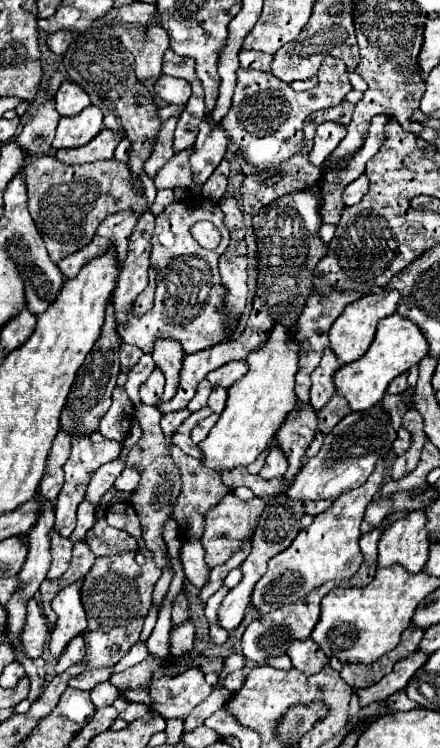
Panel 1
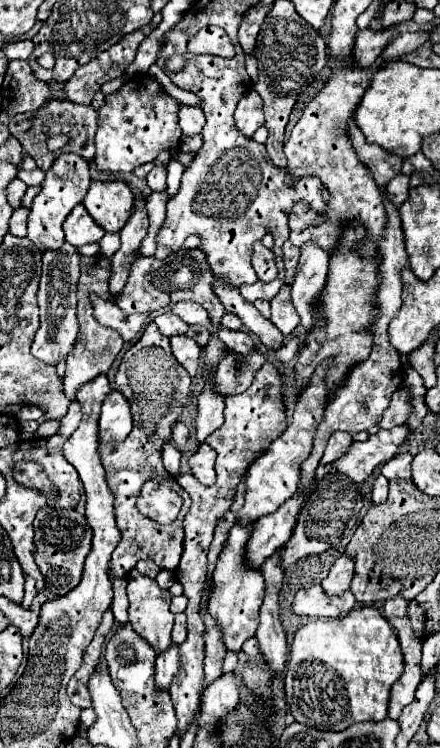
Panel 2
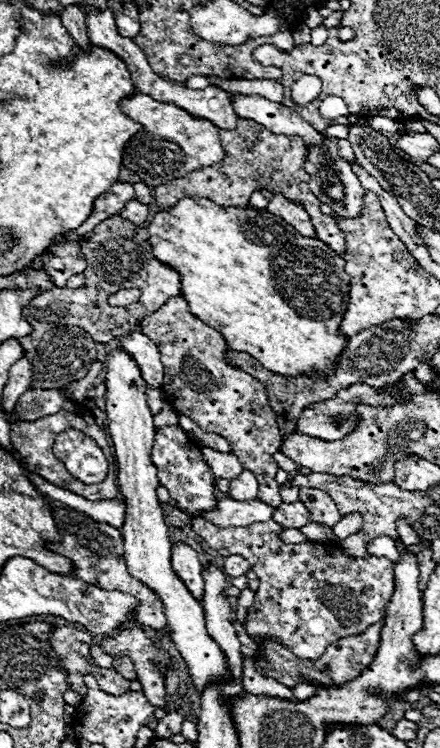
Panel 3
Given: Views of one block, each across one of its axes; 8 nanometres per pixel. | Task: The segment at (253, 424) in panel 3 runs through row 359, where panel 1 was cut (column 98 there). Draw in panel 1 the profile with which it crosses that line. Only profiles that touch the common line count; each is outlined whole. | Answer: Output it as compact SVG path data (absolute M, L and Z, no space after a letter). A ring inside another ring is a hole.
M44 154L28 162L28 172L24 172L24 176L28 186L28 208L52 262L60 262L90 244L98 224L112 212L136 208L136 212L142 214L144 210L144 196L132 192L128 184L128 166L116 158L70 166Z

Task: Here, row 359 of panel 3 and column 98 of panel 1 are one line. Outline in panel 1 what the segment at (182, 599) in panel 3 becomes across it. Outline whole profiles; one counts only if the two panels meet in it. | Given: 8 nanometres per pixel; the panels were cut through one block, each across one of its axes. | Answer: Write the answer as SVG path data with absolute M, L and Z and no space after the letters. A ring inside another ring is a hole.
M88 106L76 116L62 116L58 122L56 138L52 142L52 150L88 144L104 128L102 118L104 114L98 106Z

